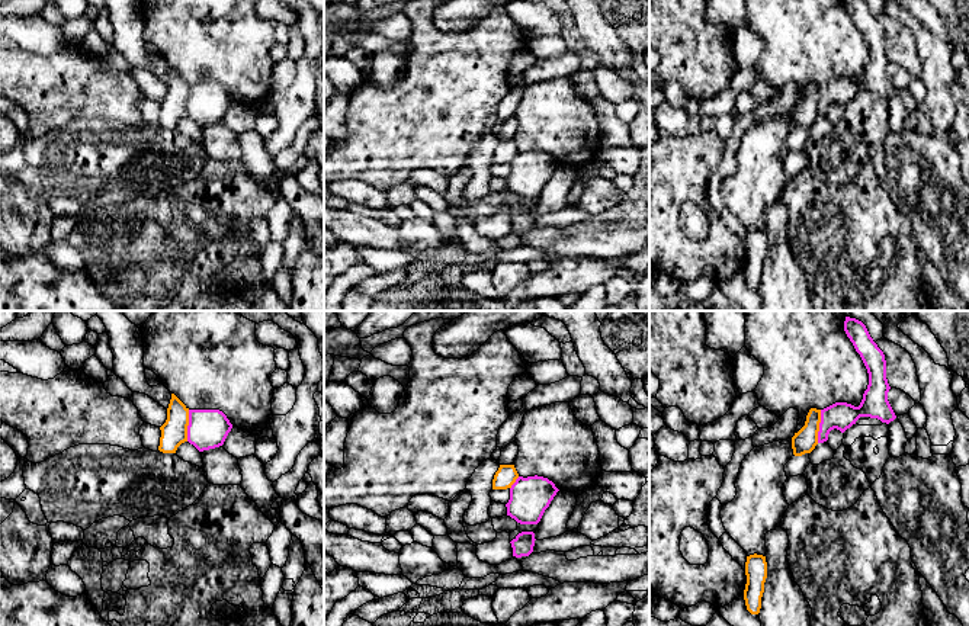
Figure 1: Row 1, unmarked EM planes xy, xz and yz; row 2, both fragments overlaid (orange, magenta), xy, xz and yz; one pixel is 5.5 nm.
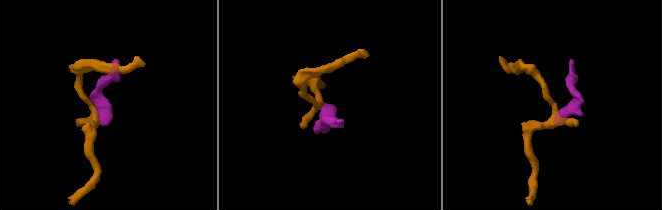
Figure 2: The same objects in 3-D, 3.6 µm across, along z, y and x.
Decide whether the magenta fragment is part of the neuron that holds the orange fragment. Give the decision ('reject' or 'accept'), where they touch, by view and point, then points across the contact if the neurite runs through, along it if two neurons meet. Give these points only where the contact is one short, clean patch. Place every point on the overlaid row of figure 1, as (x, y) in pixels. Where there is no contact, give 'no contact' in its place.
reject; contact yz (818, 426); border yz (821, 410), (817, 442)

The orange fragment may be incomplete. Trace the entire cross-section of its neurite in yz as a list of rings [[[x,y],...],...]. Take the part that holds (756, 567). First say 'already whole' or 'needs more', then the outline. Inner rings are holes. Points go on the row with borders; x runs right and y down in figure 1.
already whole | [[[757,553],[747,556],[745,575],[747,575],[747,584],[744,590],[745,606],[751,614],[758,614],[761,609],[764,582],[767,578],[766,556]]]

